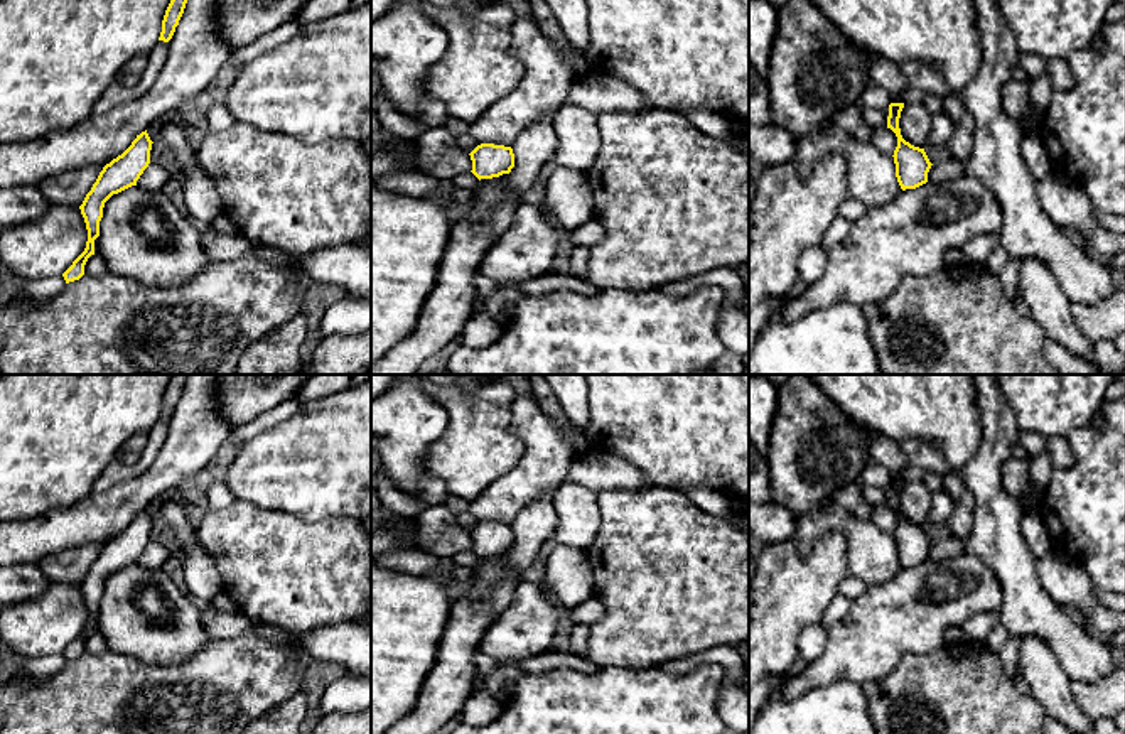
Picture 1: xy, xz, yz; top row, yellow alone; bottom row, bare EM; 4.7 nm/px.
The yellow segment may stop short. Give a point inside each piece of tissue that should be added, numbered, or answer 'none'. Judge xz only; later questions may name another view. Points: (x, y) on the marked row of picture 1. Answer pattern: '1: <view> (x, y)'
none

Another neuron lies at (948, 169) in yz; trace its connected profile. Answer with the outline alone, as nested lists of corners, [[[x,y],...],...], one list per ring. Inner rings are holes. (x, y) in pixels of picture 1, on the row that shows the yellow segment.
[[[946,157],[941,162],[931,165],[928,172],[928,182],[946,182],[965,175],[965,162]]]

